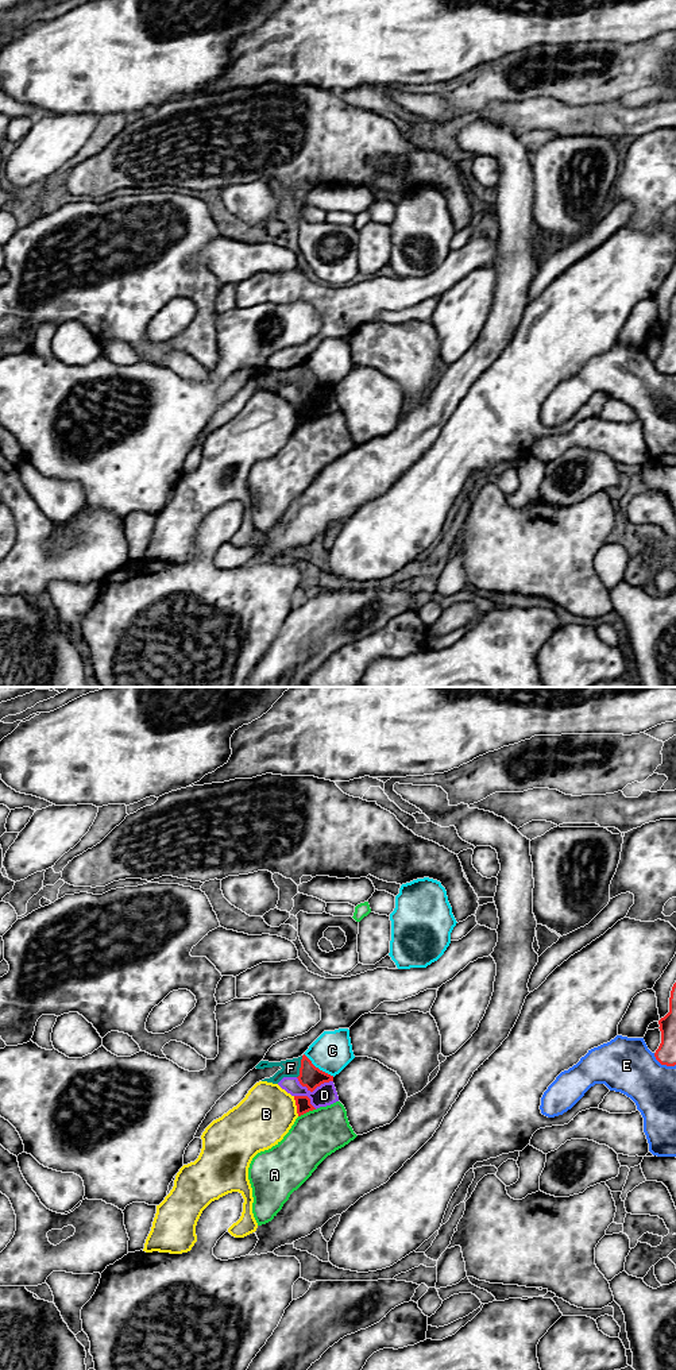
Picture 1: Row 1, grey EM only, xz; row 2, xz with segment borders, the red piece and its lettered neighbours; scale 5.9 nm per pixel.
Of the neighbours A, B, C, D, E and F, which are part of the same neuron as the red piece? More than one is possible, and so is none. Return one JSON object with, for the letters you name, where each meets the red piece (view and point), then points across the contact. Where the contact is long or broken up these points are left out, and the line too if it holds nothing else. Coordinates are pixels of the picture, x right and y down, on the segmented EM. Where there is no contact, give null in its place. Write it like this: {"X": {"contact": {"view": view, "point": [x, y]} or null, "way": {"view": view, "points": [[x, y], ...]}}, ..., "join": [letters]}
{"join": []}

